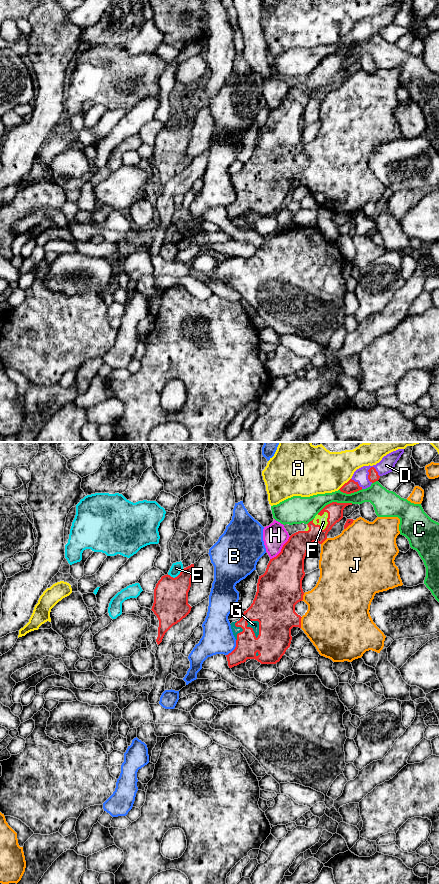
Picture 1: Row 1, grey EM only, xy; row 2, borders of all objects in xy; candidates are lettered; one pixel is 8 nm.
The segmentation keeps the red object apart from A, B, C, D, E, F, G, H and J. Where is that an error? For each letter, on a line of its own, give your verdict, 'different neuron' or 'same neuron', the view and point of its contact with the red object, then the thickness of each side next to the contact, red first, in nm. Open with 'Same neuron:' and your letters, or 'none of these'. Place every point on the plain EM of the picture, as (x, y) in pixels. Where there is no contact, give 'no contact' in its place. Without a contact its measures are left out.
Same neuron: D, F, G
A: different neuron | xy (345, 35) | 100/360 nm
B: different neuron | xy (235, 200) | 190/240 nm
C: different neuron | xy (334, 54) | 130/200 nm
D: same neuron | xy (369, 26) | 90/120 nm
E: different neuron | xy (175, 129) | 280/90 nm
F: same neuron | xy (327, 73) | 140/70 nm
G: same neuron | xy (252, 181) | 340/60 nm
H: different neuron | xy (281, 101) | 320/190 nm
J: different neuron | xy (300, 174) | 340/440 nm

